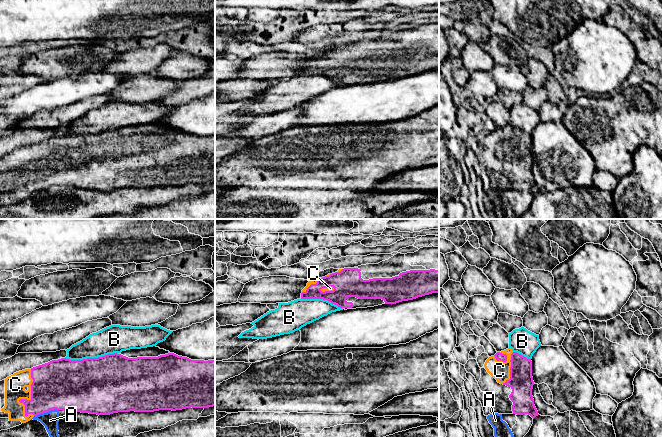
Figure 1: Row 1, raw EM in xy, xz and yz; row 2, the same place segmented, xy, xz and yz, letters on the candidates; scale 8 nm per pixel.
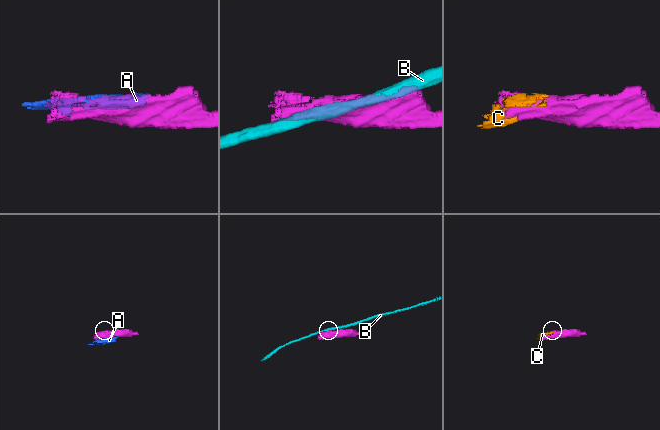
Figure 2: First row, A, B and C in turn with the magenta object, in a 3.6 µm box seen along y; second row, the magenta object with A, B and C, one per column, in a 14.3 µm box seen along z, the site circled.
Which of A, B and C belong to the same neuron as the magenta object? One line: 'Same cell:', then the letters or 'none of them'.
Same cell: C

